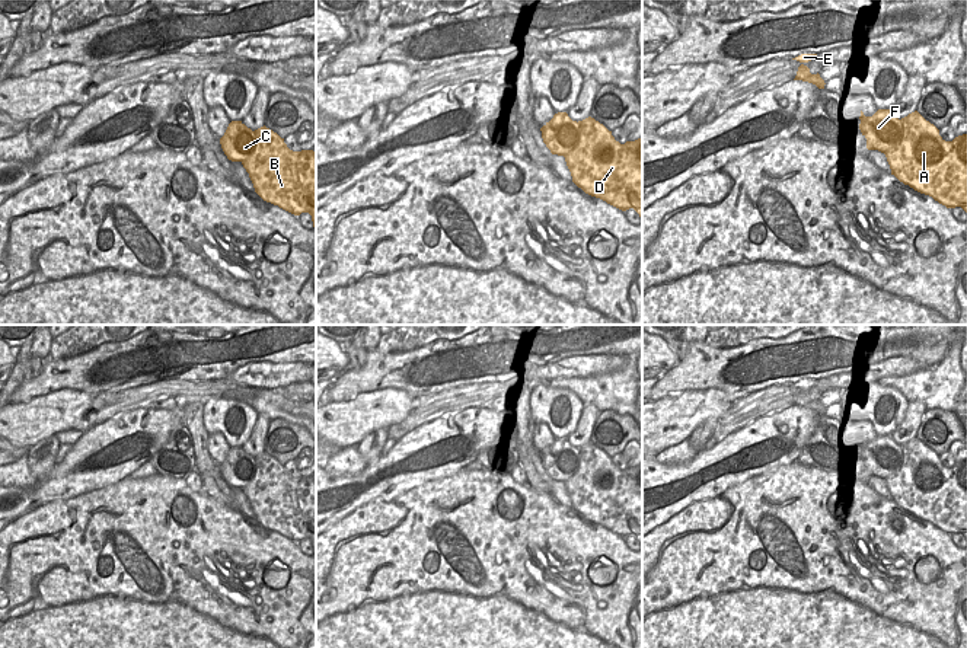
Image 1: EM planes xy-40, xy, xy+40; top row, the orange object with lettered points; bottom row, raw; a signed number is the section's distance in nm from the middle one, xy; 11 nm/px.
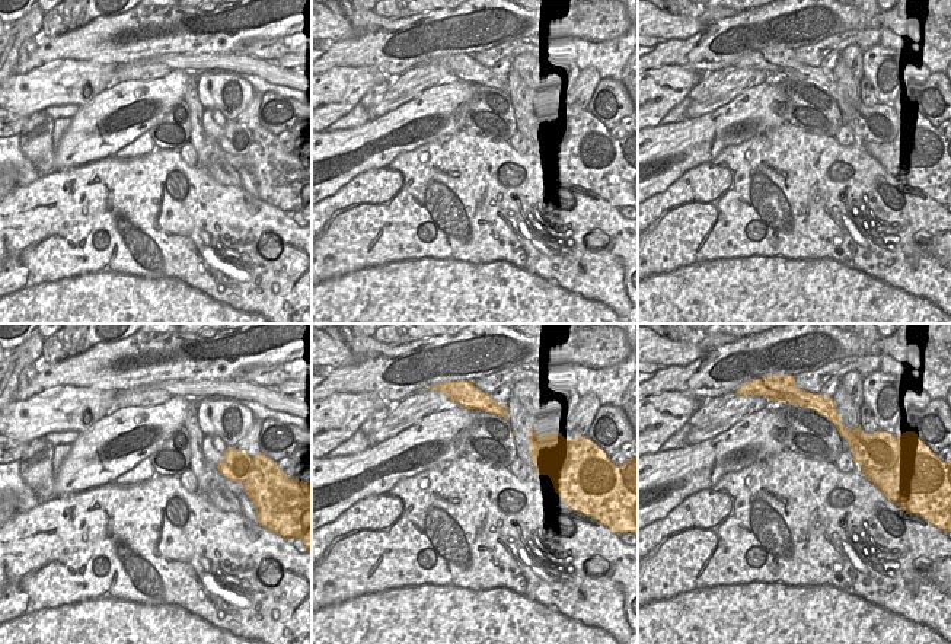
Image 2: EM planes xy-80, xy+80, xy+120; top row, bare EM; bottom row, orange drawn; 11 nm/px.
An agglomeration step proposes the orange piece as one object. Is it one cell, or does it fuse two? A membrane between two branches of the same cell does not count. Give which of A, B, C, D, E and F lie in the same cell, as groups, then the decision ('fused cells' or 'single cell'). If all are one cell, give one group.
groups A B D / C E F; fused cells

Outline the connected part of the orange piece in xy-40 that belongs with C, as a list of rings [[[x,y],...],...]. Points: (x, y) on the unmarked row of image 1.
[[[232,447],[220,470],[229,486],[246,488],[255,476],[256,462],[242,447]]]

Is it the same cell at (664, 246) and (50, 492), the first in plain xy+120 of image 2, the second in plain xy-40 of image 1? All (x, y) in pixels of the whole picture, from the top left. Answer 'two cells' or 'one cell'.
two cells

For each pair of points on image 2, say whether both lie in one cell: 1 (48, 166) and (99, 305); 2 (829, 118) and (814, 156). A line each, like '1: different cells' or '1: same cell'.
1: different cells
2: different cells

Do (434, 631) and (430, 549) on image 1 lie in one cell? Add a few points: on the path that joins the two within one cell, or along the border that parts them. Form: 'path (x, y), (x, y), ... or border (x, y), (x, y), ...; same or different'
path (428, 610), (430, 570); same

